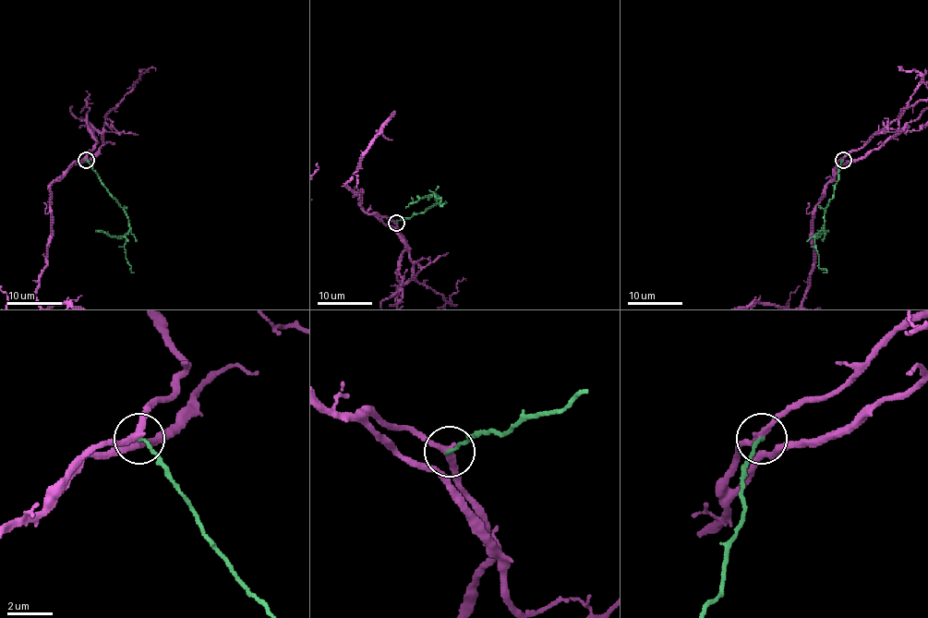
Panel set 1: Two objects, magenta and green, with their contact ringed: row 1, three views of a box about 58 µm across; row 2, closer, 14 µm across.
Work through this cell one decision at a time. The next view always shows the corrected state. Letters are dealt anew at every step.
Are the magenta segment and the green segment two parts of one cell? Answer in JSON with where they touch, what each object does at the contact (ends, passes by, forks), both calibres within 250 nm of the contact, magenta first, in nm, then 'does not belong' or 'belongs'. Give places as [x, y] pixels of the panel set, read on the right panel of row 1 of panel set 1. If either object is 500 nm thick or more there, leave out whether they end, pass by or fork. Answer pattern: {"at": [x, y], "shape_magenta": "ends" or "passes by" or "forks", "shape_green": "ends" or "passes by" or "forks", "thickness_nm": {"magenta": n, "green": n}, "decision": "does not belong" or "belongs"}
{"at": [843, 160], "shape_magenta": "passes by", "shape_green": "ends", "thickness_nm": {"magenta": 260, "green": 160}, "decision": "does not belong"}

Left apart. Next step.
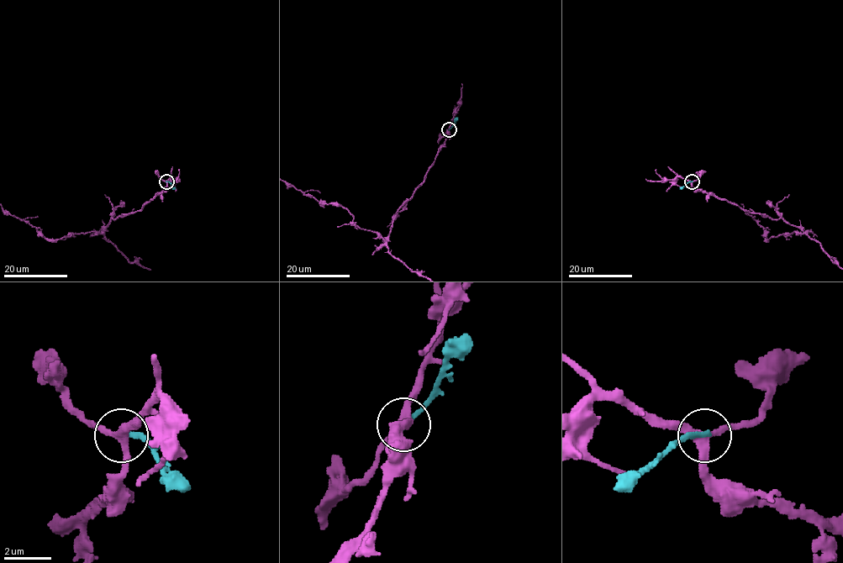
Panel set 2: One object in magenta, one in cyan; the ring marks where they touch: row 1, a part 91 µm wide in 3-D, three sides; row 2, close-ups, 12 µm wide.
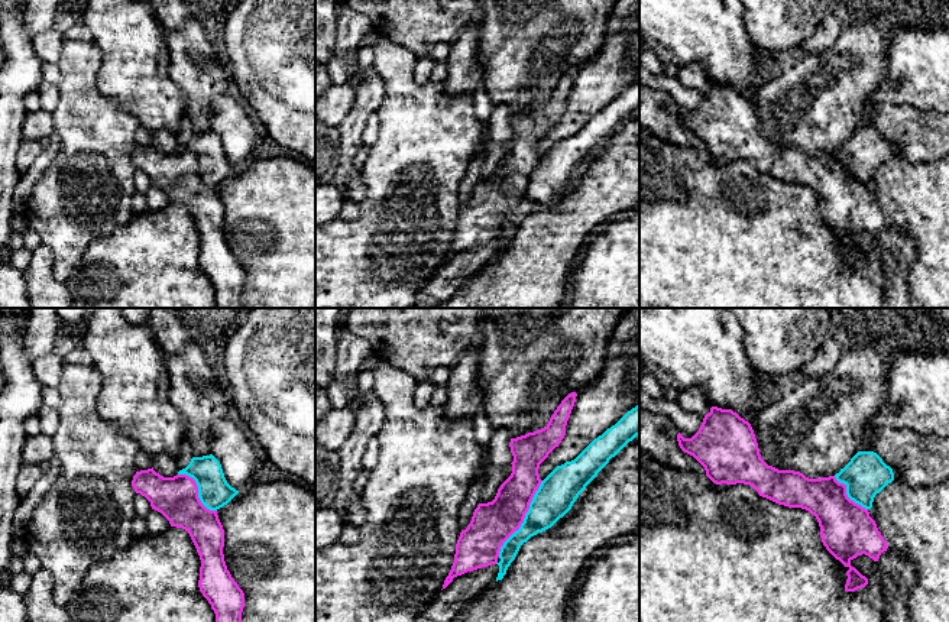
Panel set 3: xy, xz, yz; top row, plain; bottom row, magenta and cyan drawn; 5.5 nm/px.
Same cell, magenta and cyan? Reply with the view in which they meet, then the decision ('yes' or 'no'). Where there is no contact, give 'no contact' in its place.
meets magenta in xz; no

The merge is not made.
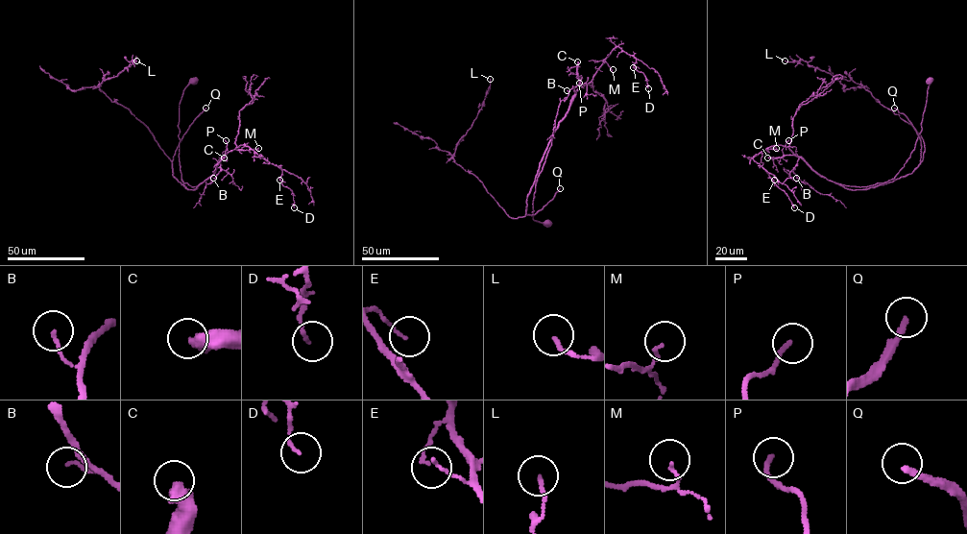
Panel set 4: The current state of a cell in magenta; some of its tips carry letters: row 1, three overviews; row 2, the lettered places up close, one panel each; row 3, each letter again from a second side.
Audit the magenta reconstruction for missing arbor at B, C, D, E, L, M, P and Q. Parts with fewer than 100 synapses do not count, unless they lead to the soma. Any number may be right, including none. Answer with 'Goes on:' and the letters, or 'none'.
Goes on: C, Q

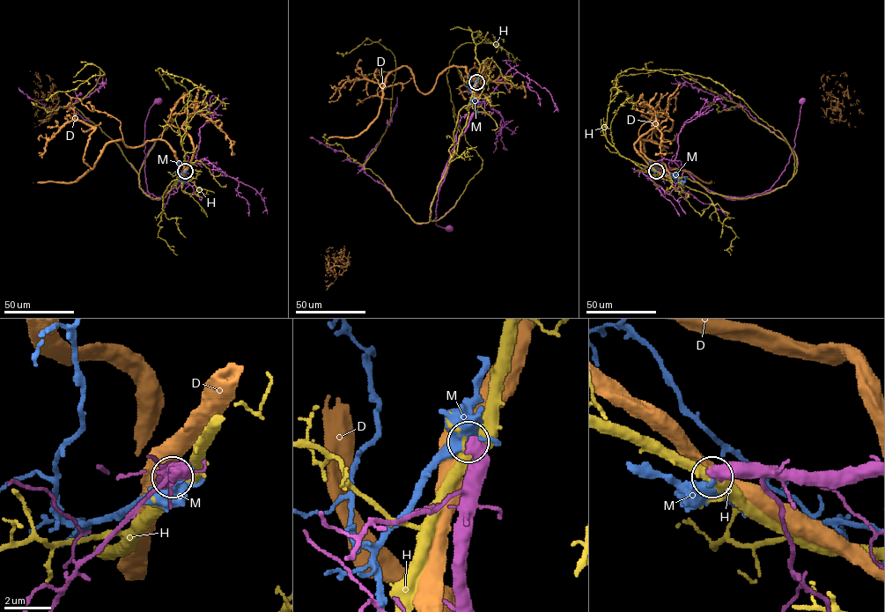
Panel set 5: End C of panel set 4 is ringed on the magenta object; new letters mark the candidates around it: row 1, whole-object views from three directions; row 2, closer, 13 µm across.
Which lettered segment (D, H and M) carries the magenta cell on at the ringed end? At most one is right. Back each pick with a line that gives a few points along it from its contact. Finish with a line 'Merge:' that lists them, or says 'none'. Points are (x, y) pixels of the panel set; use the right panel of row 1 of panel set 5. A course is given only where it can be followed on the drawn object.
Merge: none

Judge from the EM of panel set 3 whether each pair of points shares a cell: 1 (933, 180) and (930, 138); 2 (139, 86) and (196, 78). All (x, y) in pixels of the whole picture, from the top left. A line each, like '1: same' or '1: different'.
1: different
2: different

